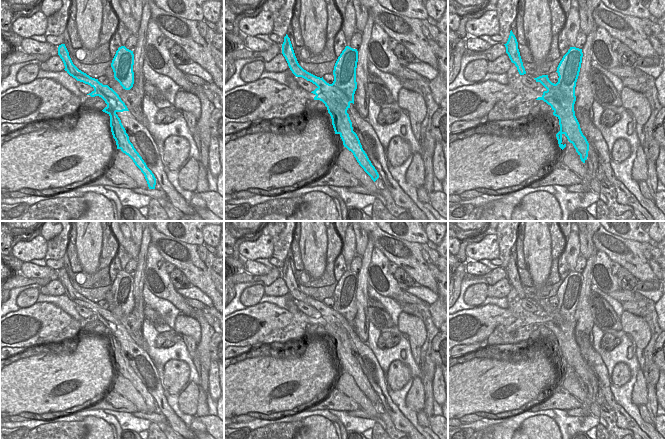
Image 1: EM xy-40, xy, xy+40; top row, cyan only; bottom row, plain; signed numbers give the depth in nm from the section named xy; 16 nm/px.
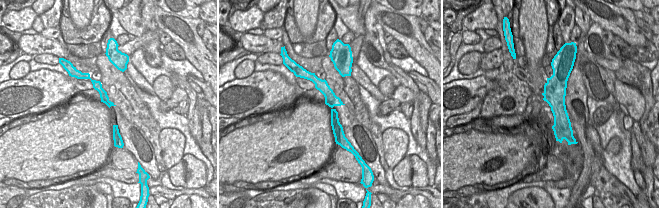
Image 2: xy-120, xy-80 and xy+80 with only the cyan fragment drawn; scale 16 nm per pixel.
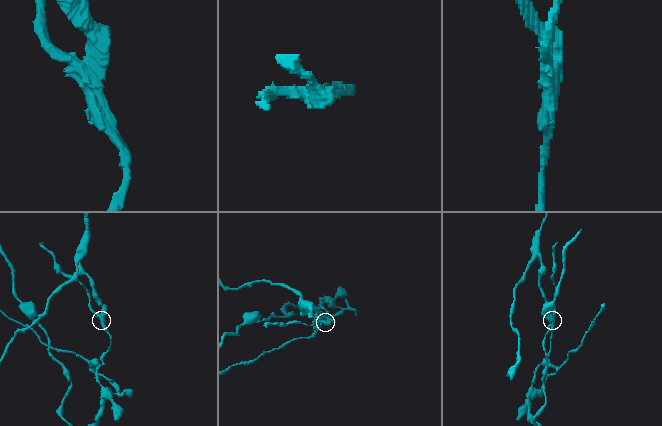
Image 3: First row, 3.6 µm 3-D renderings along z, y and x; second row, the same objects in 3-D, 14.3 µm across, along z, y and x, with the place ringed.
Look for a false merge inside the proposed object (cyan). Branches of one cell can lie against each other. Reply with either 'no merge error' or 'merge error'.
merge error

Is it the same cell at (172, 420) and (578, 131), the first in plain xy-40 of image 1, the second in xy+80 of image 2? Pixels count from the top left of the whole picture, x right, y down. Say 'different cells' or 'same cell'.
different cells

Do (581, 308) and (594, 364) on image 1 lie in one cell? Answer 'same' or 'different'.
different

